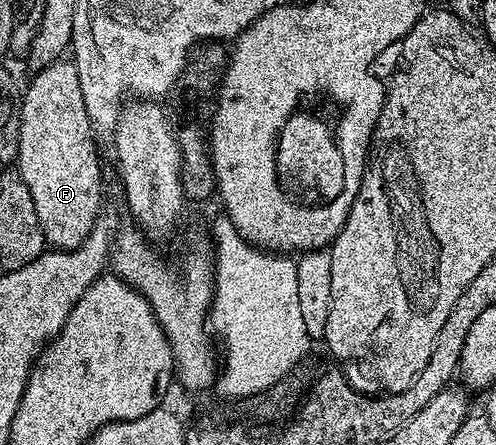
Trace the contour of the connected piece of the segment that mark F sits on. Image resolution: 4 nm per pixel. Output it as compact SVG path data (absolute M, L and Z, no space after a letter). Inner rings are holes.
M59 59L50 65L37 70L33 74L34 78L30 81L30 86L25 86L22 94L22 110L20 111L20 151L18 152L18 160L16 168L23 177L24 183L31 193L32 203L36 207L36 216L39 220L40 231L43 233L45 244L50 249L79 249L84 243L84 239L88 239L88 235L92 231L92 227L100 219L98 213L102 209L102 171L98 167L98 151L94 147L95 130L92 128L88 119L88 111L84 107L84 95L80 95L80 75L76 71L73 60Z

